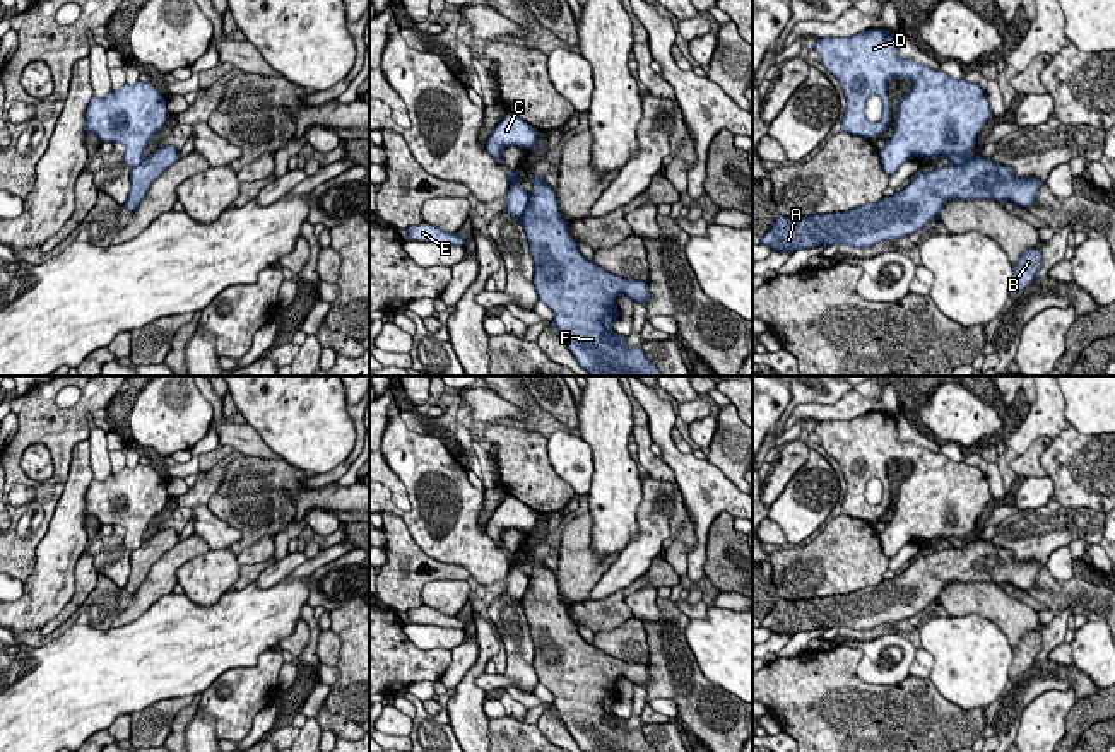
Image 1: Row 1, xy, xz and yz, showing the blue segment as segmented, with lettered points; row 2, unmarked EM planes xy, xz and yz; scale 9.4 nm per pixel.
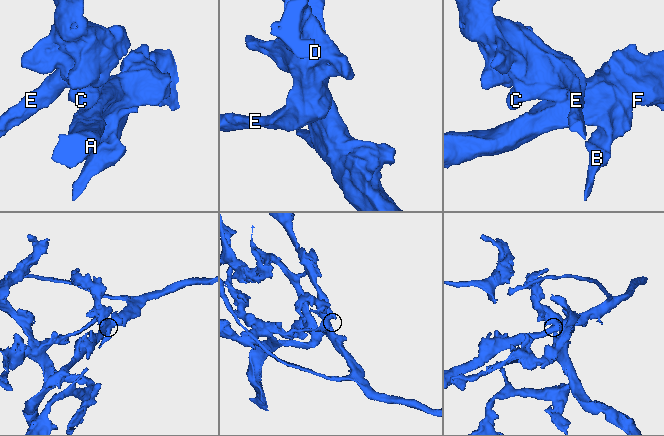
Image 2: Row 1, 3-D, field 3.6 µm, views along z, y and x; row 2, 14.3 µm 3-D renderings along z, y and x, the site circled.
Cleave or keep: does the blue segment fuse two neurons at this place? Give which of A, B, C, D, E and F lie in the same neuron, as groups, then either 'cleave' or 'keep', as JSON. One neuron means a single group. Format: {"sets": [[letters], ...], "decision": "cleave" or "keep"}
{"sets": [["A", "B", "F"], ["C", "D", "E"]], "decision": "cleave"}

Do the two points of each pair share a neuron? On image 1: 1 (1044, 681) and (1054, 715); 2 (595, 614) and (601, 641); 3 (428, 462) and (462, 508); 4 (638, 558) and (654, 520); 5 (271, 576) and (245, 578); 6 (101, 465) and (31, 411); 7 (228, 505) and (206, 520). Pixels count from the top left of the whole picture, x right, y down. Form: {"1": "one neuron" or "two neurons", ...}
{"1": "two neurons", "2": "two neurons", "3": "one neuron", "4": "one neuron", "5": "two neurons", "6": "two neurons", "7": "two neurons"}

